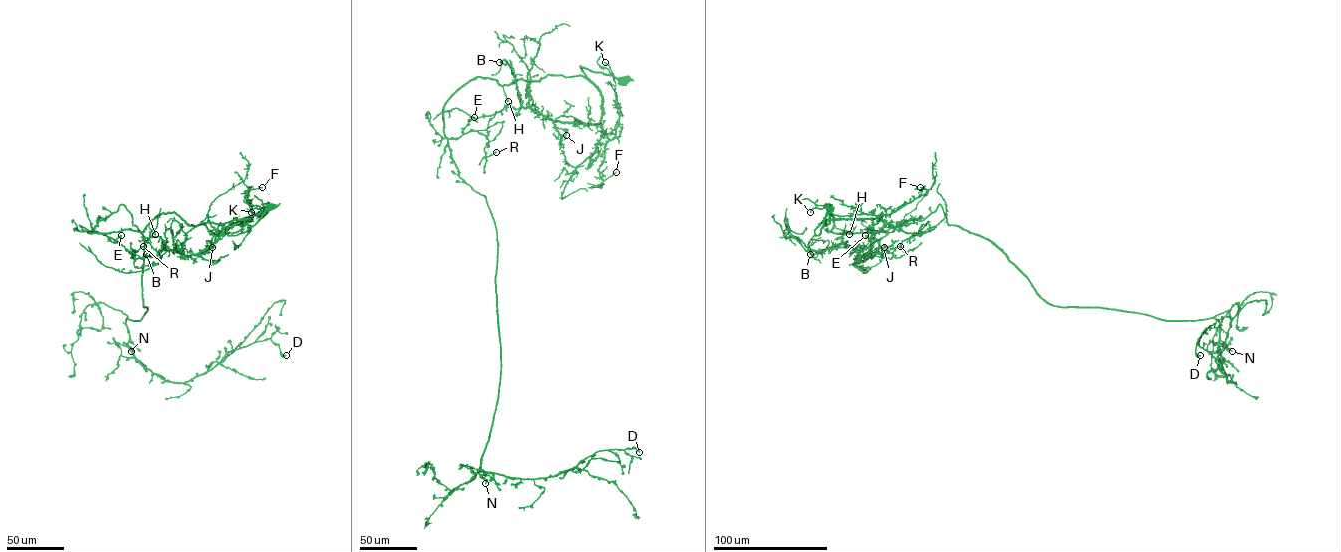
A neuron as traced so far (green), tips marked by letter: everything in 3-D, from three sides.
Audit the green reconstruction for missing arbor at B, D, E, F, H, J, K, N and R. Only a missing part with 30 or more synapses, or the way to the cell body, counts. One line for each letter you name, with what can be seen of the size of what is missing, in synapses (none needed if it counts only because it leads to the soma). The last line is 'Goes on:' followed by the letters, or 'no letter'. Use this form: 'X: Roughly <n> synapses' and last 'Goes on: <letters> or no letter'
H: Roughly 80 synapses
Goes on: H

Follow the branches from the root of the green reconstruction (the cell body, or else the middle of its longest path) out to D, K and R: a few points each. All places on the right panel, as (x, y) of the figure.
D: (827, 207), (816, 235), (940, 204), (1054, 305), (1216, 319), (1227, 383), (1200, 355)
K: (827, 207), (816, 235), (814, 230), (827, 220), (887, 215), (838, 216), (826, 207), (810, 212)
R: (827, 207), (816, 235), (830, 212), (828, 232), (887, 230), (879, 246), (896, 258), (905, 254), (900, 246)

